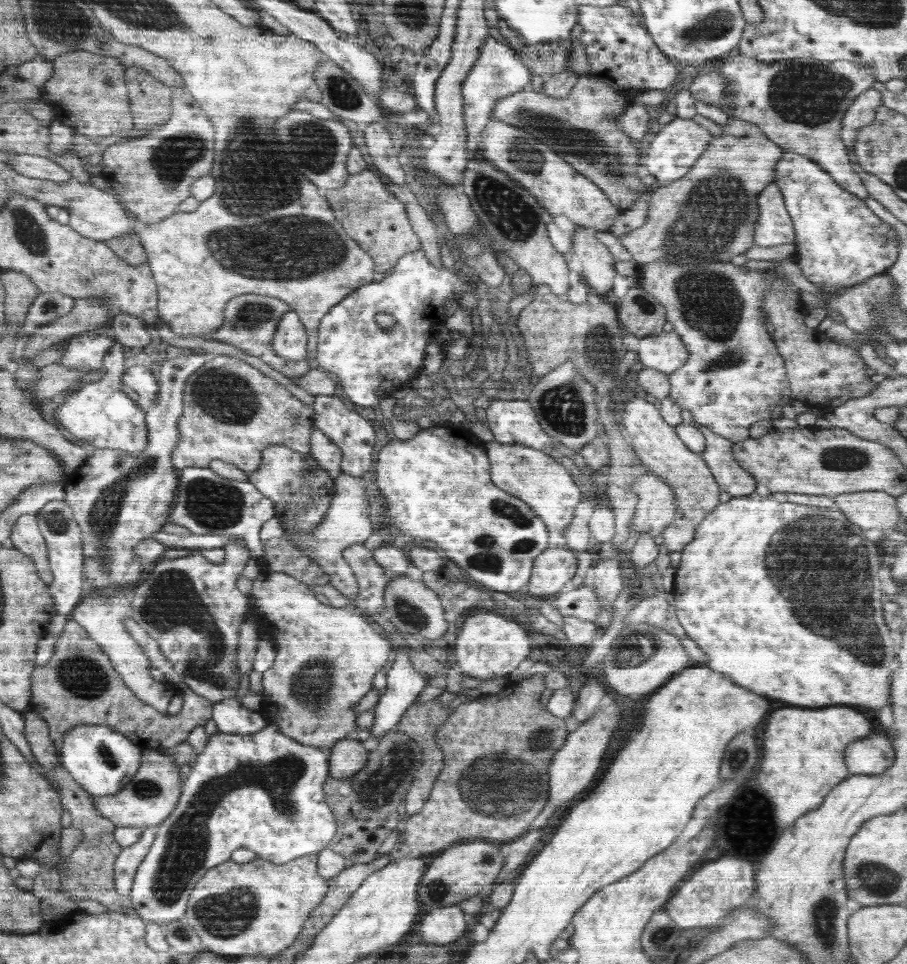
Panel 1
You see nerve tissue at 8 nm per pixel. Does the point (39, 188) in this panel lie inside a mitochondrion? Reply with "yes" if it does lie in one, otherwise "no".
yes

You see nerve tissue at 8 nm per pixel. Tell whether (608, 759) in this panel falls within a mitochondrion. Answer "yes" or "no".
no

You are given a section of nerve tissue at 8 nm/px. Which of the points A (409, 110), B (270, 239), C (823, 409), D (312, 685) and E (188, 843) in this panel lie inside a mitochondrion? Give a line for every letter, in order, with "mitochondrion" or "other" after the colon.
A: other
B: mitochondrion
C: other
D: mitochondrion
E: mitochondrion

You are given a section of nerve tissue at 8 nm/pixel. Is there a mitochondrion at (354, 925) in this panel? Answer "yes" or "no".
no

